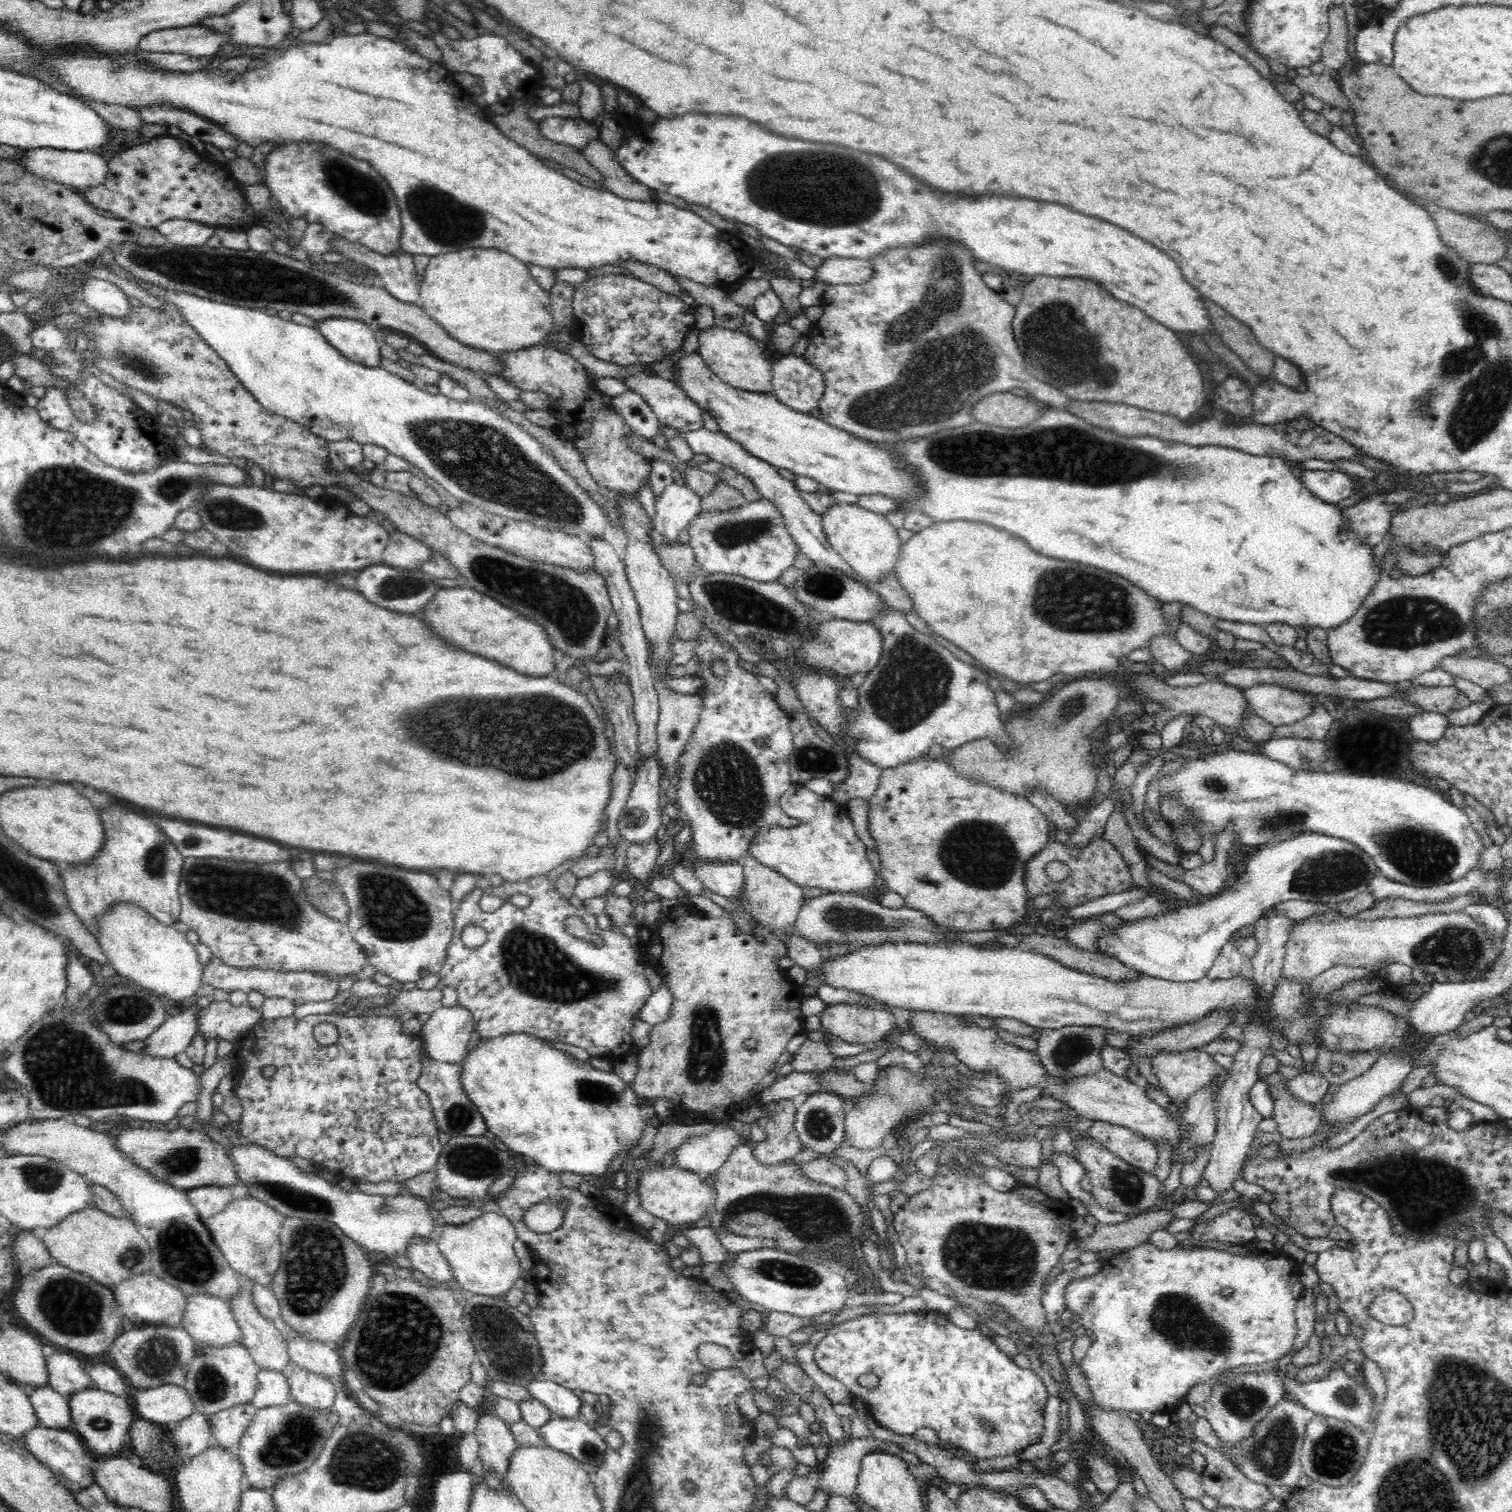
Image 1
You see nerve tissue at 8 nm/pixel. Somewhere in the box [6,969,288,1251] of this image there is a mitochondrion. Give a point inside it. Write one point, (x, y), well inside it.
(72, 1074)

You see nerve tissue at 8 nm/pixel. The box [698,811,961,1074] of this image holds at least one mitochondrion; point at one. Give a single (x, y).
(838, 917)

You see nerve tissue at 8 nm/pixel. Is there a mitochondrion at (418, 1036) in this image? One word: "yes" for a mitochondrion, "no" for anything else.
no

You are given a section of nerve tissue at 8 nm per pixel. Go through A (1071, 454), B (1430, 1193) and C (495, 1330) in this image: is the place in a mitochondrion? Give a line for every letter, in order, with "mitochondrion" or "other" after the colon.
A: mitochondrion
B: mitochondrion
C: mitochondrion

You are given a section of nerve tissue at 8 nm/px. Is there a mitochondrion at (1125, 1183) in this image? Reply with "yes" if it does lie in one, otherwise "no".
yes

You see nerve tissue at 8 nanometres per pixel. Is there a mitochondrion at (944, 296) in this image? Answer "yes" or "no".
yes

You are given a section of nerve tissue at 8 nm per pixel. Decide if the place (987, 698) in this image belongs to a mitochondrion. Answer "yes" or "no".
no

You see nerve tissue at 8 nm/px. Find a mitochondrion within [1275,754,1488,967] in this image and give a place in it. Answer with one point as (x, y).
(1425, 855)

